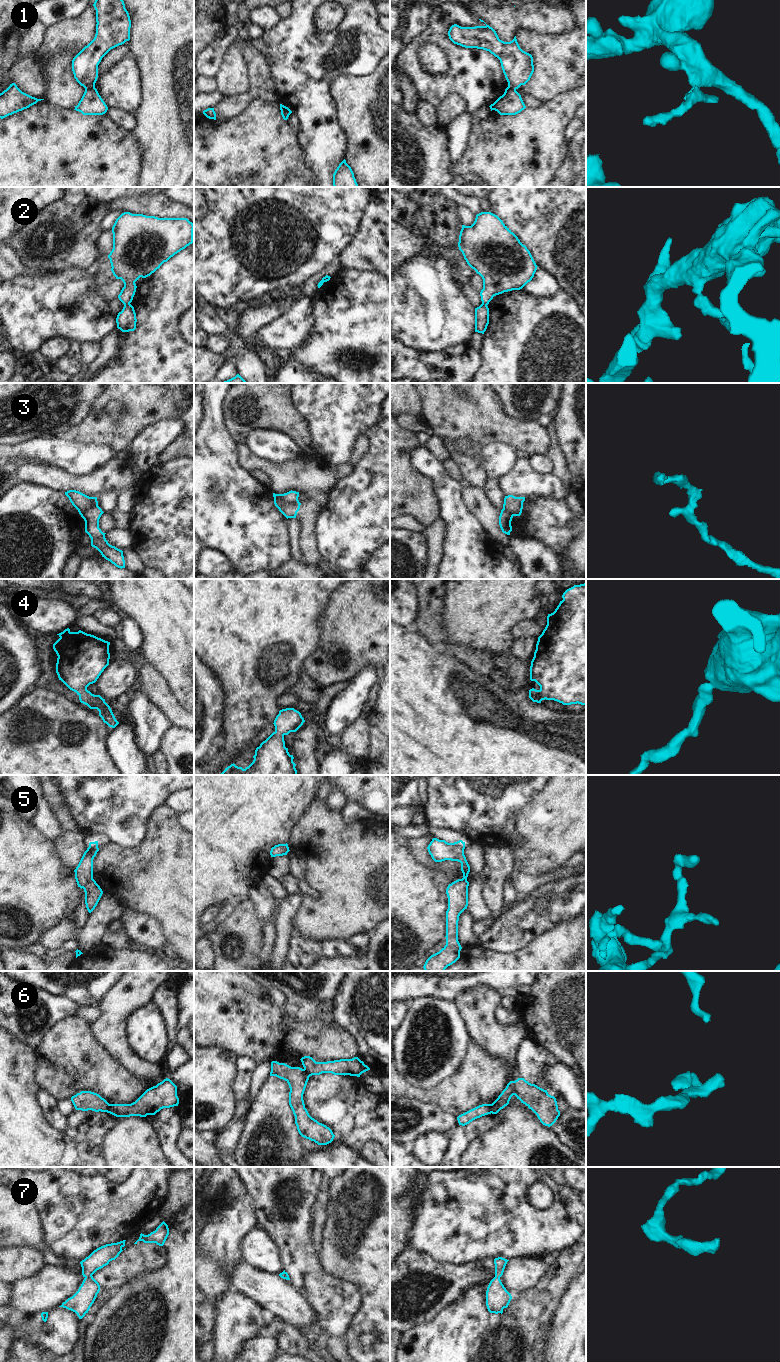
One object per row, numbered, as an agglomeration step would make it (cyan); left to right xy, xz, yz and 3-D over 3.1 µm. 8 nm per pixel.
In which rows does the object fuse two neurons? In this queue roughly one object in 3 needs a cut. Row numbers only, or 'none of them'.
1, 2, 3, 5, 6

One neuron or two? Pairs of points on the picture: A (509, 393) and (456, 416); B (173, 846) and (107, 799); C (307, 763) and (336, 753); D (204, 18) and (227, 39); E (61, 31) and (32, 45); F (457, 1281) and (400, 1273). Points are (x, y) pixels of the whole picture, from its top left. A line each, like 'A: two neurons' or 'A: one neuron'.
A: two neurons
B: two neurons
C: two neurons
D: two neurons
E: two neurons
F: one neuron

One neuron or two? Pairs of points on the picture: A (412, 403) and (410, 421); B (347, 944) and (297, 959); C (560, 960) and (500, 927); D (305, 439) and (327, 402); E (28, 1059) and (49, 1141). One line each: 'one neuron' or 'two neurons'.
A: two neurons
B: one neuron
C: two neurons
D: two neurons
E: one neuron

